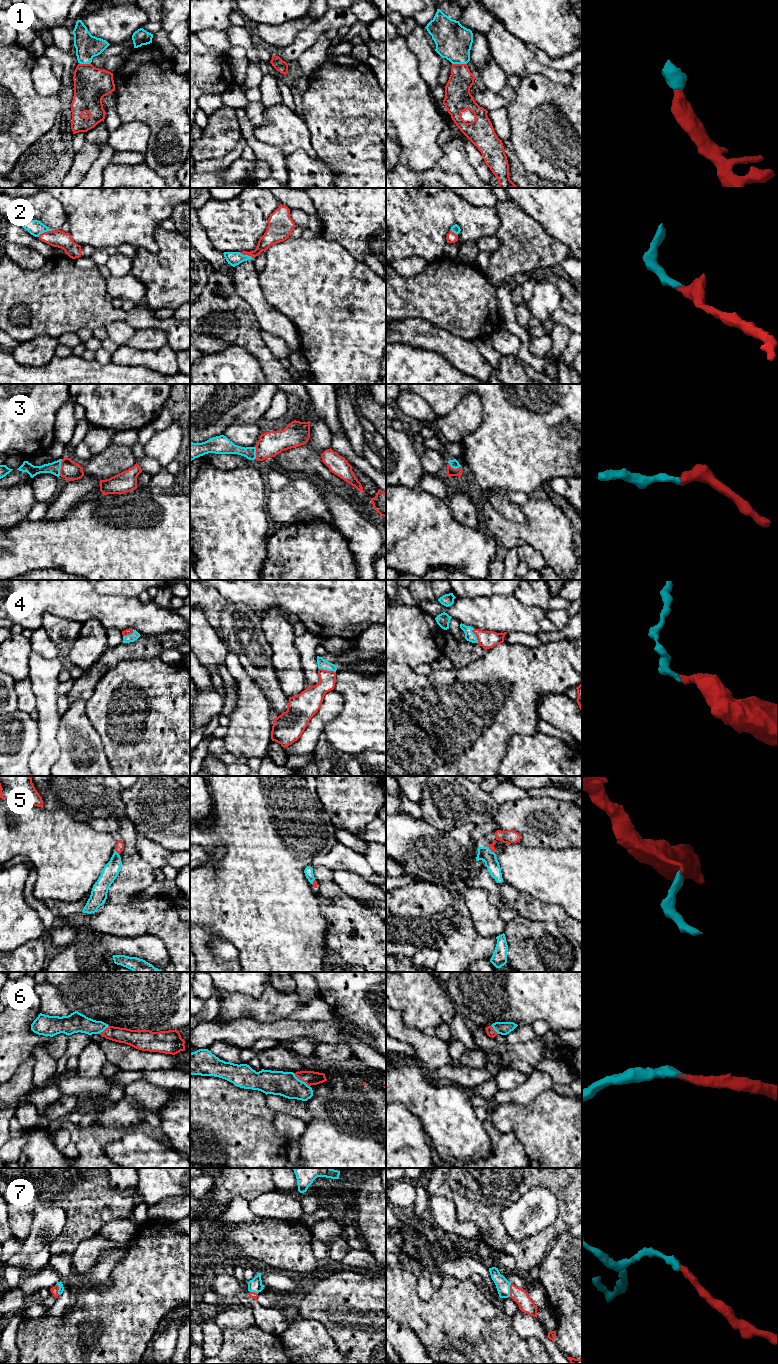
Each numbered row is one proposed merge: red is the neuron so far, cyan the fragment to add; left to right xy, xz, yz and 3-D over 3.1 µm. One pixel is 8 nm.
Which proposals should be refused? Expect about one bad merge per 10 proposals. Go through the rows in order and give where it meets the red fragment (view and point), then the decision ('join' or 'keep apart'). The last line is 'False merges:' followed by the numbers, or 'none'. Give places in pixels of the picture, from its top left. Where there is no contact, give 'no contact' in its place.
1: meets red in yz at (459, 64); join
2: meets red in xz at (246, 254); join
3: meets red in xy at (61, 467); join
4: meets red in xz at (326, 670); join
5: meets red in xy at (116, 851); join
6: meets red in xz at (301, 1080); join
7: meets red in yz at (510, 1290); join
False merges: none

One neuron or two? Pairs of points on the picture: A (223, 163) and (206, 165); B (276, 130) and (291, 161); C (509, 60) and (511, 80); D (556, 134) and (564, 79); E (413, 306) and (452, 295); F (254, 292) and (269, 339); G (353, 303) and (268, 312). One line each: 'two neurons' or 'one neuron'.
A: one neuron
B: two neurons
C: two neurons
D: two neurons
E: one neuron
F: two neurons
G: two neurons

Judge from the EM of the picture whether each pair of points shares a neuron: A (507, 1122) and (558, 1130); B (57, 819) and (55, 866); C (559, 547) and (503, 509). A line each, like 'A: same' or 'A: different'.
A: same
B: same
C: different

